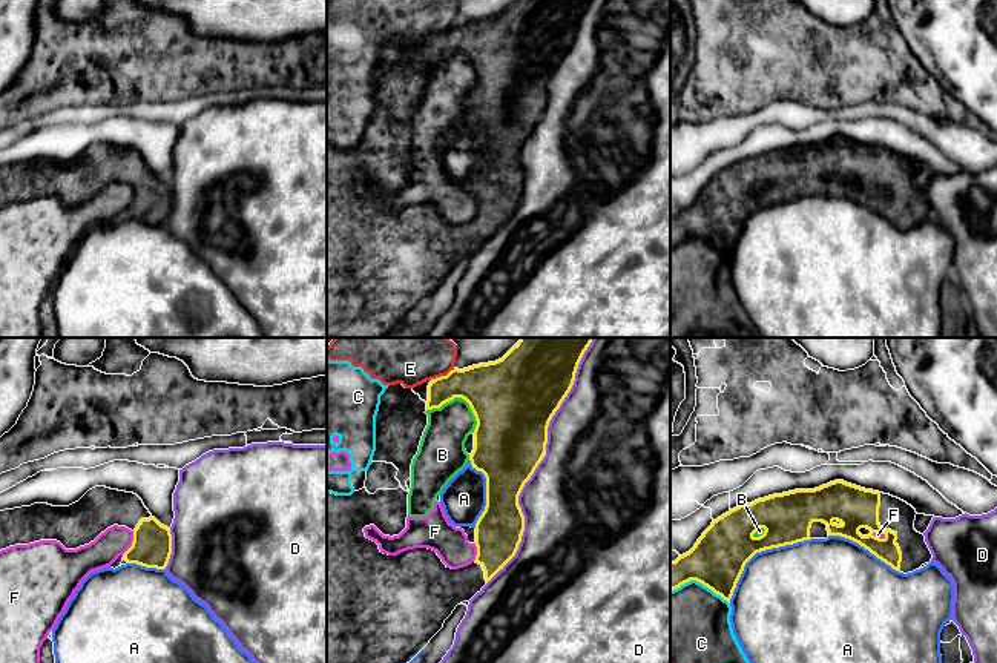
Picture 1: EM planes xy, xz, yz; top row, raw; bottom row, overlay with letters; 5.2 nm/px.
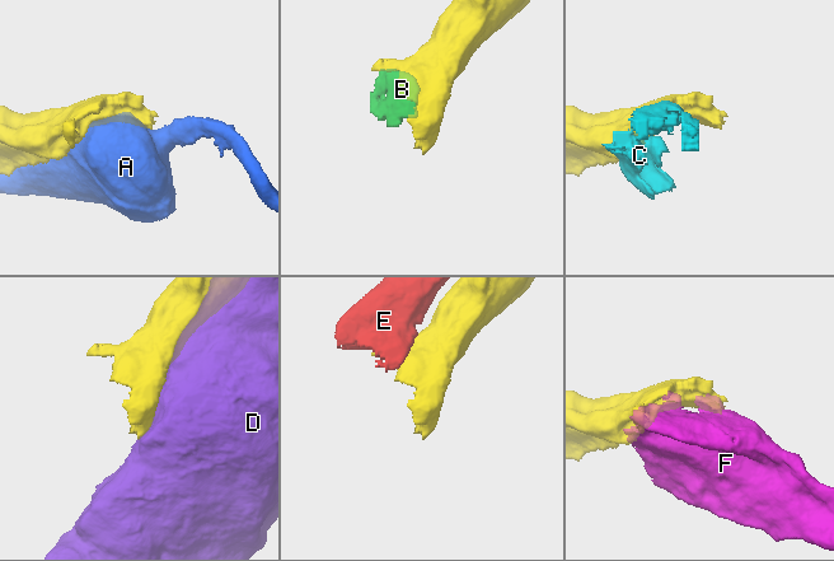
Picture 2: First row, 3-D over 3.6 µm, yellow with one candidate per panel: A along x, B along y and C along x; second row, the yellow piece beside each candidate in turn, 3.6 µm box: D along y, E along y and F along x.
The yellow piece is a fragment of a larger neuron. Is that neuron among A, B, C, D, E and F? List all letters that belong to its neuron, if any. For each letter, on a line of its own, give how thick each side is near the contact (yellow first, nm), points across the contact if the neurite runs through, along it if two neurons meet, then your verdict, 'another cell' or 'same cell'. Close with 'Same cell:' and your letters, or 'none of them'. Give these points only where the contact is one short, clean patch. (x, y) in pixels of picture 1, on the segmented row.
A: calibres 280 and 480 nm; another cell
B: calibres 380 and 220 nm; another cell
C: calibres 280 and 400 nm; another cell
D: calibres 240 and 500 nm; another cell
E: calibres 280 and 400 nm; another cell
F: calibres 200 and 160 nm; another cell
Same cell: none of them

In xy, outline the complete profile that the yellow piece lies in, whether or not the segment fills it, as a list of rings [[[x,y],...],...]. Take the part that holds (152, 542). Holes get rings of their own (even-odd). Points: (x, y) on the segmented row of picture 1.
[[[106,487],[89,490],[69,506],[34,503],[0,511],[0,551],[40,540],[57,540],[66,549],[77,549],[114,525],[133,531],[121,565],[166,569],[172,554],[170,528],[161,525],[137,494]]]

